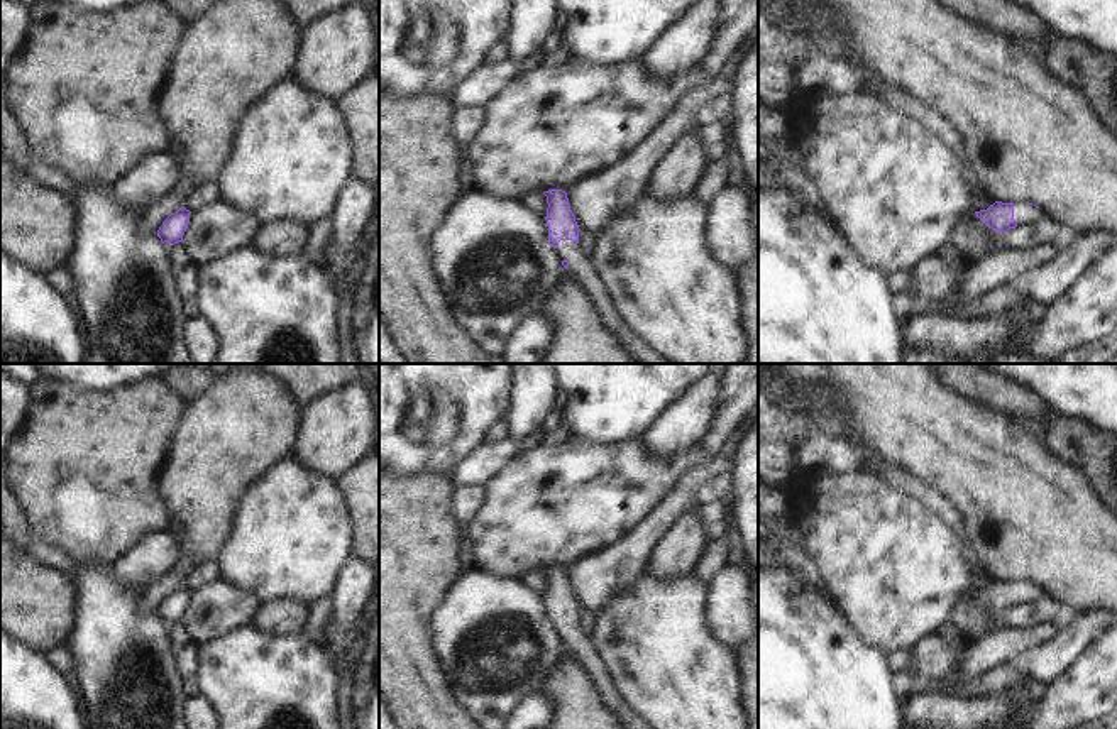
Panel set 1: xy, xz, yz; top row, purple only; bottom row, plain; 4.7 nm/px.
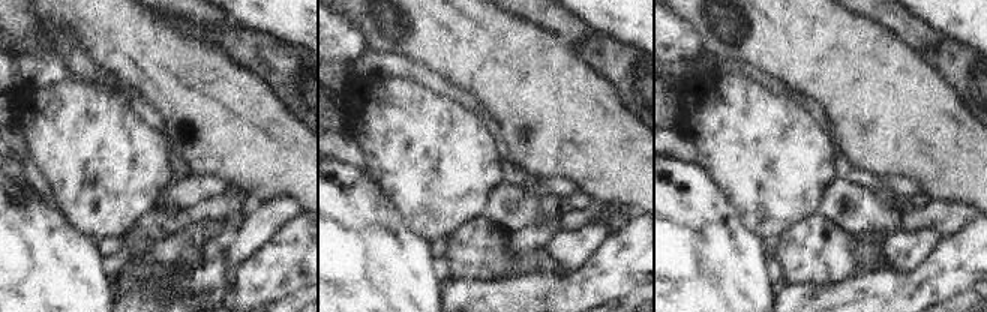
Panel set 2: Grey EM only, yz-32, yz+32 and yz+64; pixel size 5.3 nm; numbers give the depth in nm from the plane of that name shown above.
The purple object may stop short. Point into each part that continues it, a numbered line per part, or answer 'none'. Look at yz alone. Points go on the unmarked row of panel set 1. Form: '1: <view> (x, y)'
1: yz (1026, 592).

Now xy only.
none.

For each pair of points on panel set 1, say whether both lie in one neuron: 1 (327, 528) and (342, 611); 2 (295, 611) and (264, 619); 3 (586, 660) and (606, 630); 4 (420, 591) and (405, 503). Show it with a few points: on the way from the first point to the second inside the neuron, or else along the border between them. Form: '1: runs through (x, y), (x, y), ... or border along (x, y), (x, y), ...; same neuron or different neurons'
1: border along (352, 552), (341, 569), (339, 581), (330, 596); different neurons
2: runs through (288, 614), (271, 616); same neuron
3: border along (588, 636), (610, 684); different neurons
4: runs through (405, 569), (405, 525); same neuron

